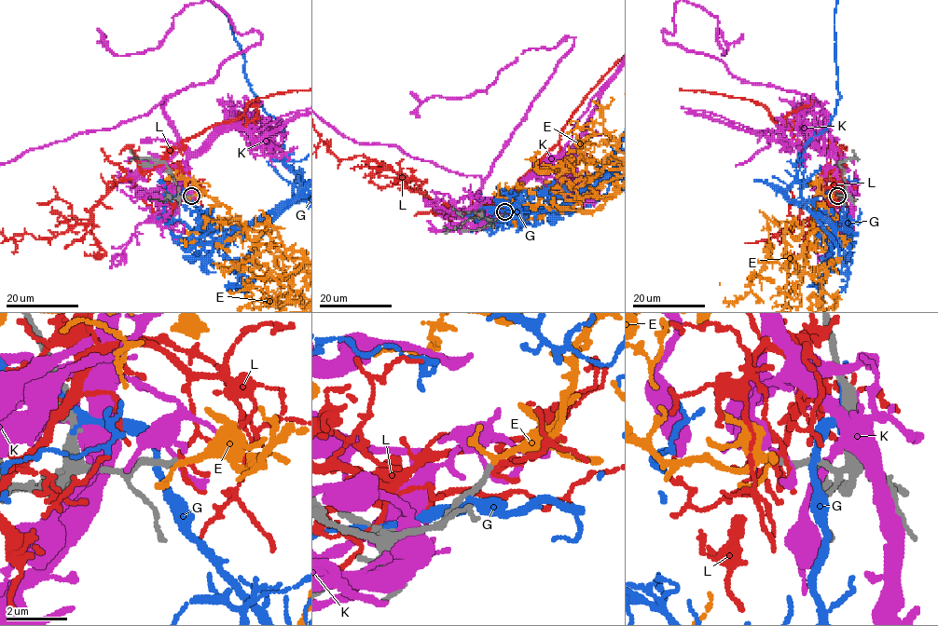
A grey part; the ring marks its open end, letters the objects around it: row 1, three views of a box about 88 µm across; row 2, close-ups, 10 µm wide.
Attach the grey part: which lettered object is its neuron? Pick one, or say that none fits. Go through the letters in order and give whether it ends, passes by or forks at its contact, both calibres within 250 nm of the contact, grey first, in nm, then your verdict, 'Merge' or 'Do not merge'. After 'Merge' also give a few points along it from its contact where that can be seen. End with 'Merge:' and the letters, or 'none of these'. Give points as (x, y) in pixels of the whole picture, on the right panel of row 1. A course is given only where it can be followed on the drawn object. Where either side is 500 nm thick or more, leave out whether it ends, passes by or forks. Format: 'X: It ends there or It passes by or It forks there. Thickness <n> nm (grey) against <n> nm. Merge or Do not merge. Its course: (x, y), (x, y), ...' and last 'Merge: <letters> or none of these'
E: It passes by. Thickness 190 nm (grey) against 150 nm. Merge
G: It passes by. Thickness 260 nm (grey) against 240 nm. Do not merge
K: It passes by. Thickness 200 nm (grey) against 140 nm. Do not merge
L: It forks there. Thickness 200 nm (grey) against 100 nm. Do not merge
Merge: E

